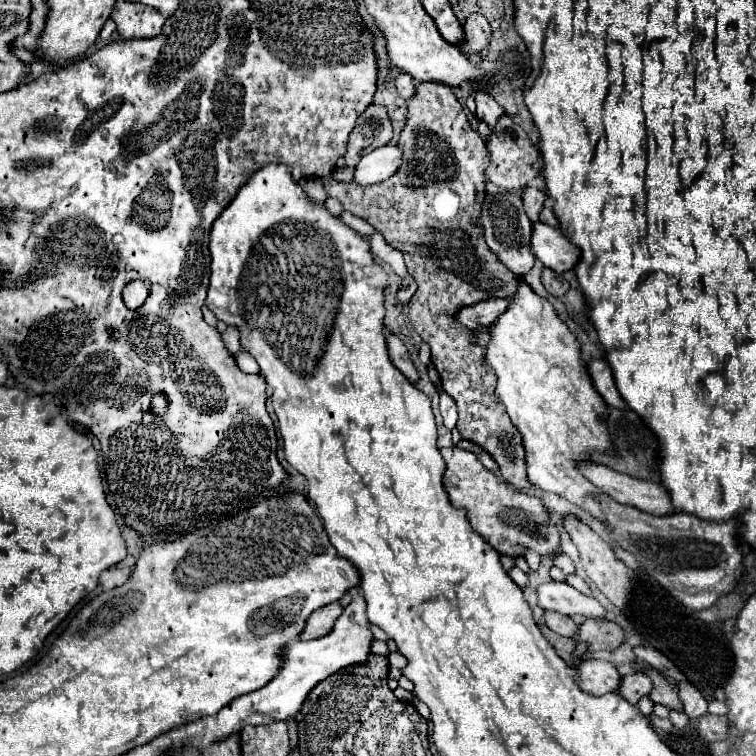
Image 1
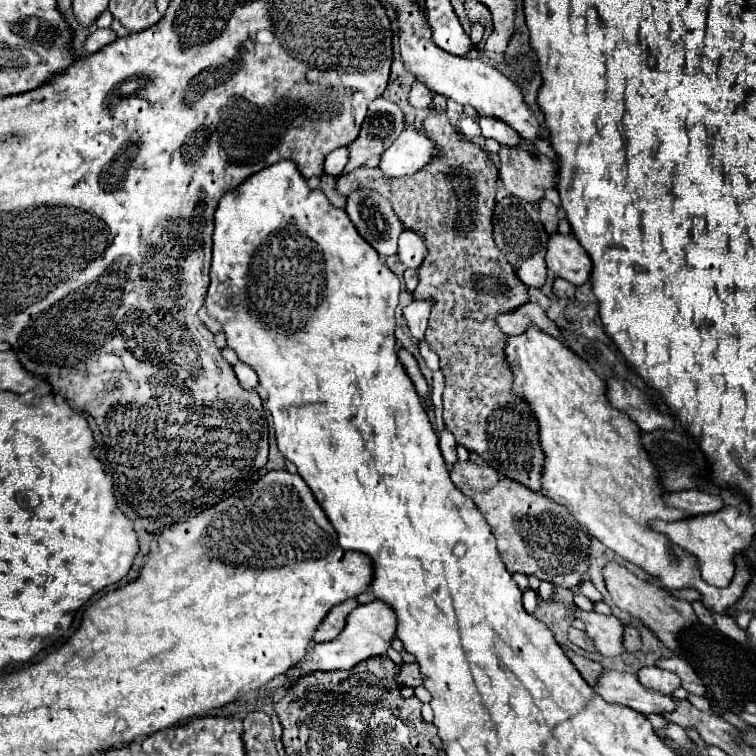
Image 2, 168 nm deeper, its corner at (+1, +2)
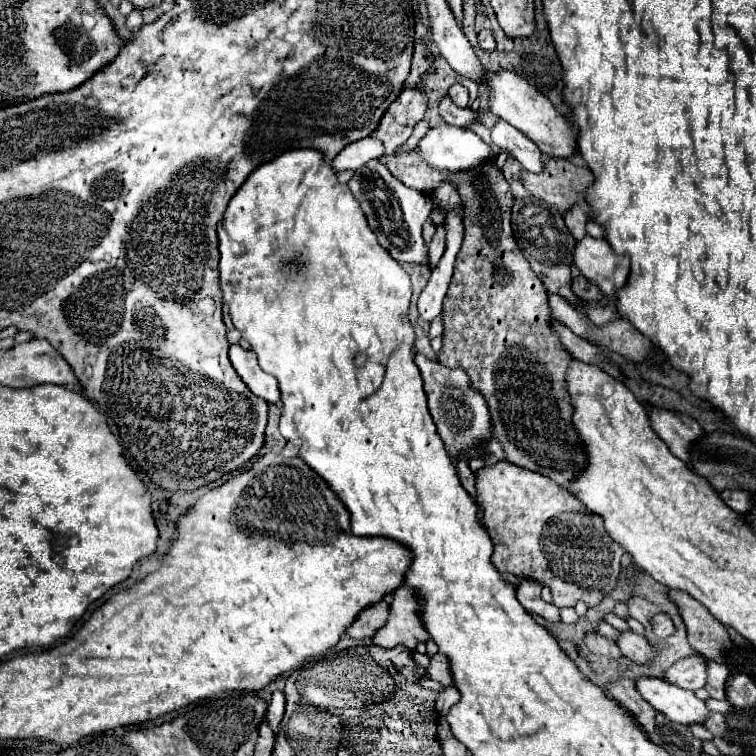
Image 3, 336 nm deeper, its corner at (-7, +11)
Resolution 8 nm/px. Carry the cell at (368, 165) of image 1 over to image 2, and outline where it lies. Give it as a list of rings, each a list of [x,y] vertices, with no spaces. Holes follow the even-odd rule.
[[[408,127],[394,141],[394,145],[382,153],[380,169],[388,177],[408,177],[424,169],[434,157],[440,155],[440,149],[424,133]]]

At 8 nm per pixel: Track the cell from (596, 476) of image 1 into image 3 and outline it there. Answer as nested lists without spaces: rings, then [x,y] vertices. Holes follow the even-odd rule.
[[[722,490],[718,492],[720,494],[720,500],[732,508],[734,512],[738,514],[744,514],[752,508],[752,494],[750,492],[736,492],[736,490]]]

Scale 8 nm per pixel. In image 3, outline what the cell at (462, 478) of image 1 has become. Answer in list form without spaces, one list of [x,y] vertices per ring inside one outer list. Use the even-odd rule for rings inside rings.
[[[496,462],[476,472],[476,502],[482,508],[484,524],[488,532],[492,532],[492,540],[496,542],[492,556],[496,568],[514,576],[522,574],[538,582],[548,582],[552,588],[554,606],[574,606],[576,600],[584,600],[588,606],[596,606],[606,594],[616,588],[624,550],[608,536],[608,532],[604,532],[600,516],[590,512],[584,502],[576,500],[576,496],[572,496],[560,484],[536,472],[516,468],[510,462]]]

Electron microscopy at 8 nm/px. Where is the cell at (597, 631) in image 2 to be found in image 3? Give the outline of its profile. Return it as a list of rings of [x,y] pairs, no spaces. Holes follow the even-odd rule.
[[[632,630],[620,632],[616,644],[618,644],[618,648],[622,650],[624,656],[628,656],[630,660],[634,660],[638,664],[646,664],[652,658],[652,648],[650,648],[648,640],[644,636],[632,632]]]

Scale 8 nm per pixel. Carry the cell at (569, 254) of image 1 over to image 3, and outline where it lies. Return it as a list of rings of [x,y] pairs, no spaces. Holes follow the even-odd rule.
[[[584,236],[576,242],[572,252],[574,266],[606,294],[614,294],[616,288],[626,284],[630,272],[630,260],[616,256],[606,240]]]

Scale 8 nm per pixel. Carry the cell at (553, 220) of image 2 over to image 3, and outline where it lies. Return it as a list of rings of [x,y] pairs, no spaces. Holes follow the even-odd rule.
[[[572,206],[570,210],[564,212],[564,222],[566,222],[568,230],[572,232],[572,236],[574,236],[576,240],[580,240],[580,238],[586,236],[586,232],[584,232],[586,220],[588,220],[588,216],[586,216],[586,212],[584,212],[580,206]]]

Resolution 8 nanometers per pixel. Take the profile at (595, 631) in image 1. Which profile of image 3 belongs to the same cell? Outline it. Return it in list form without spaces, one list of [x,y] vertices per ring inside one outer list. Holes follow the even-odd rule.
[[[656,614],[656,616],[652,616],[650,624],[652,624],[652,630],[654,630],[654,634],[656,634],[658,638],[668,638],[668,636],[674,632],[674,624],[672,624],[672,620],[670,620],[666,614]]]

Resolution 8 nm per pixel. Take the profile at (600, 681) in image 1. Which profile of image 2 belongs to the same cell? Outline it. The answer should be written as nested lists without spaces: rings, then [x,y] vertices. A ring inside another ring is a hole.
[[[604,671],[604,675],[600,675],[600,681],[594,689],[606,701],[626,705],[642,715],[670,713],[676,705],[674,697],[664,695],[664,693],[656,693],[654,689],[640,685],[640,681],[634,673]]]

